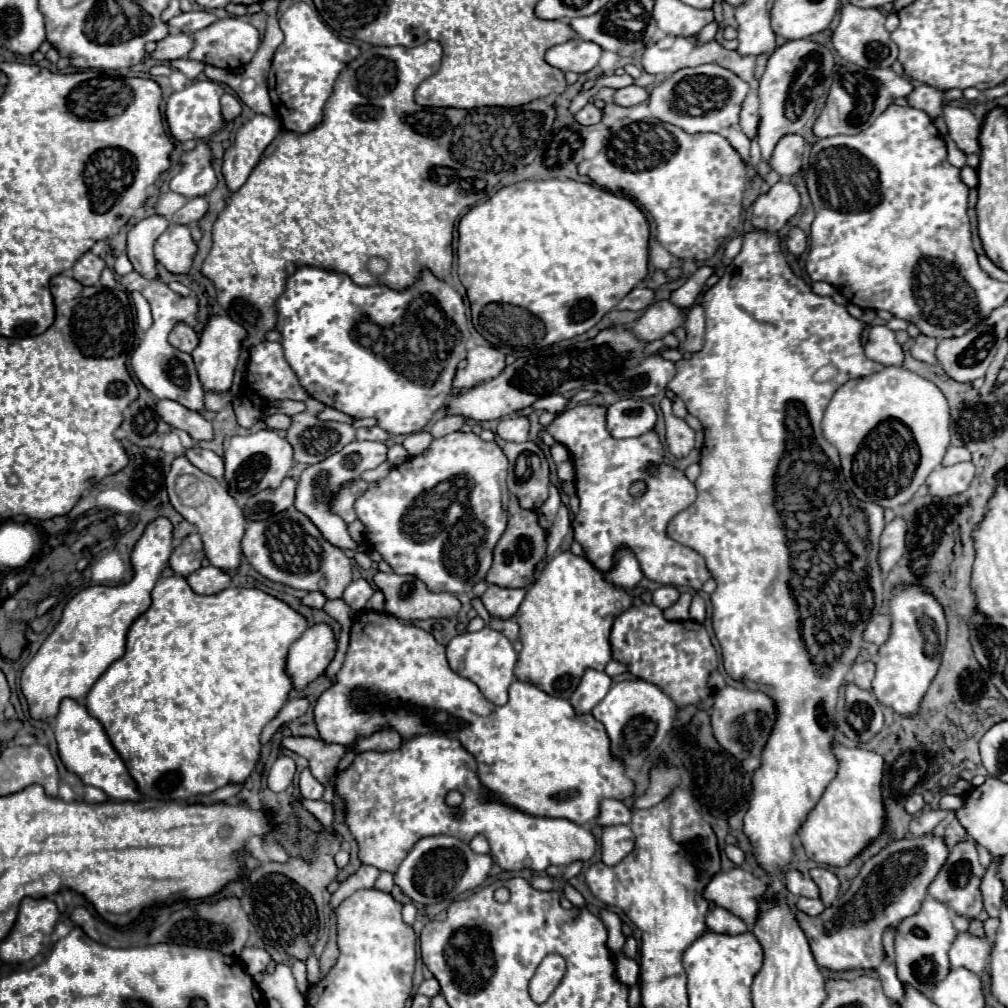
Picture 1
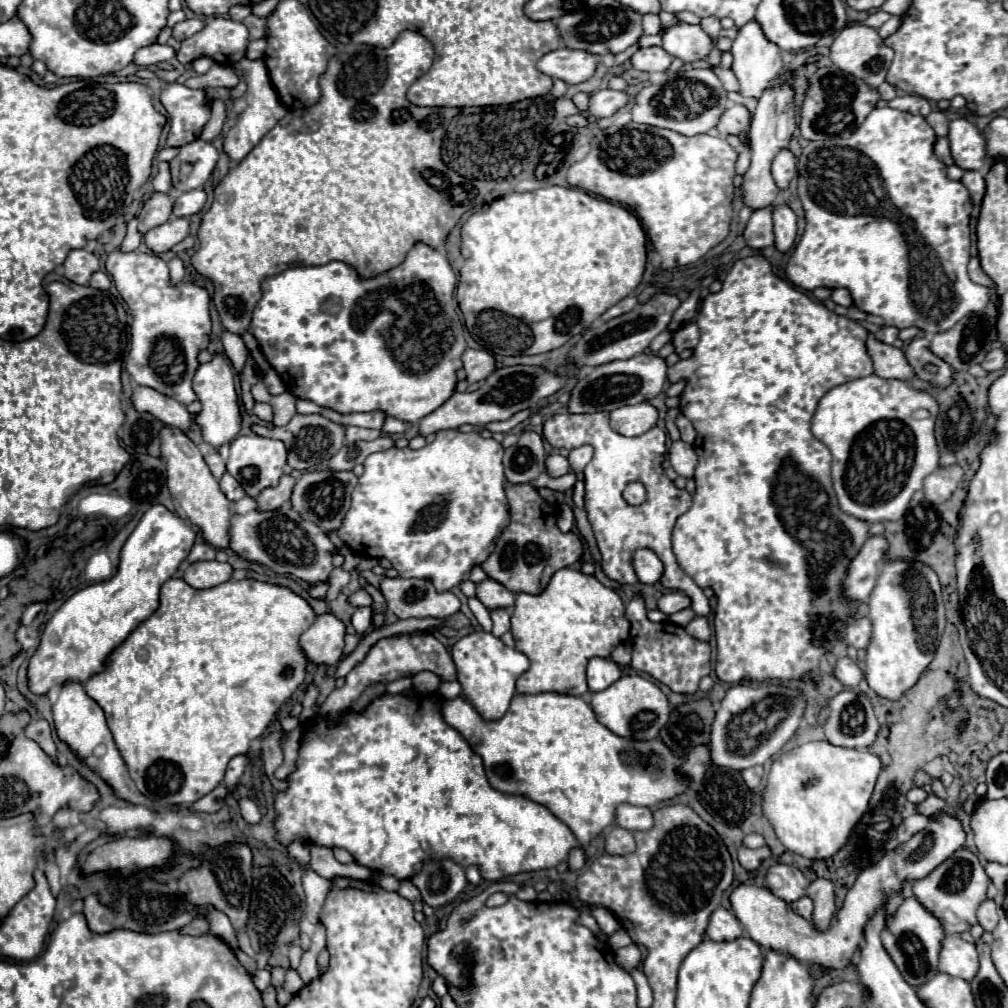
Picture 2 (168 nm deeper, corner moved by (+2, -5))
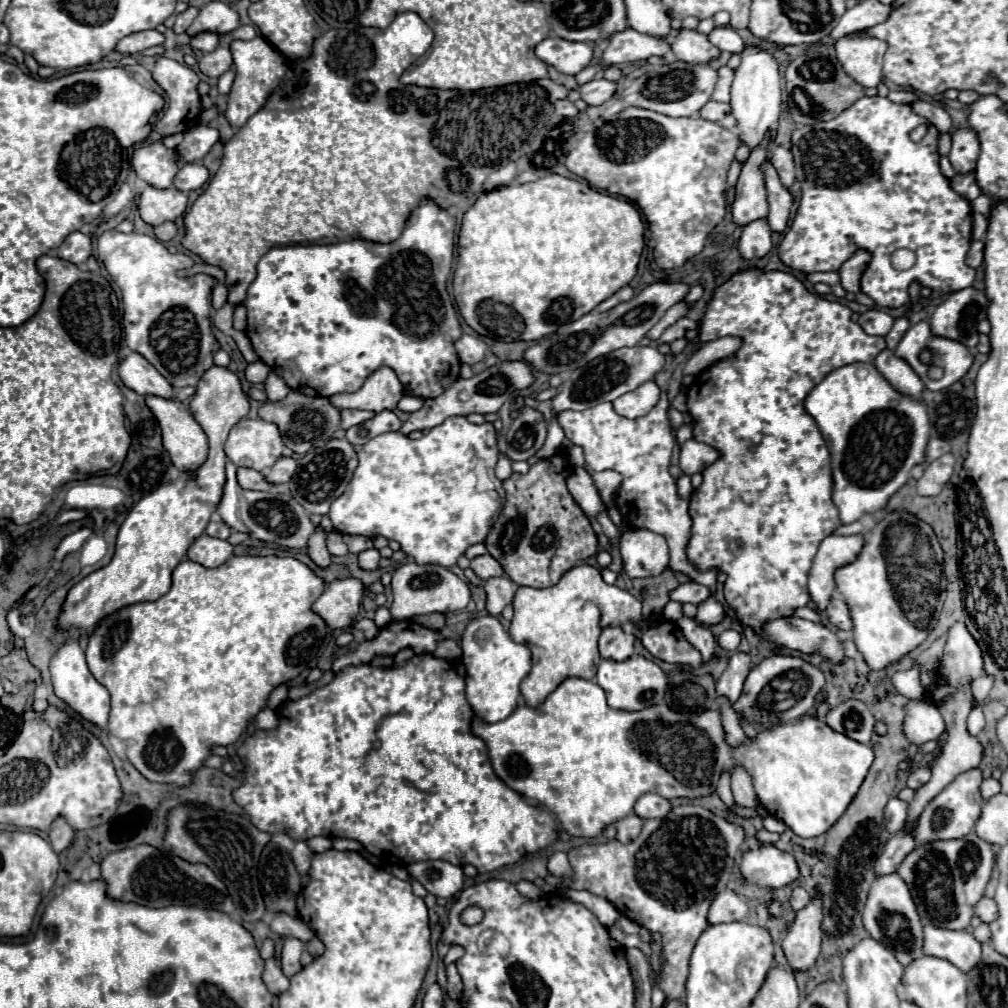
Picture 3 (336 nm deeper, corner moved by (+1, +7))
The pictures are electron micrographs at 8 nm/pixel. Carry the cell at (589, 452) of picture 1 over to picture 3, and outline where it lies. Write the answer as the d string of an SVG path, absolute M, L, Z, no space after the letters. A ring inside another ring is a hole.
M662 393L658 405L644 417L638 419L624 419L614 409L612 403L598 403L584 411L562 411L558 415L558 423L564 429L566 437L584 449L586 465L594 471L618 471L626 479L616 491L614 503L622 515L622 521L630 529L650 529L666 537L670 547L670 567L688 575L692 581L706 585L710 589L710 597L698 605L696 619L704 625L720 623L724 617L724 607L716 599L716 571L698 571L686 559L684 547L690 537L690 515L688 515L688 501L678 495L678 487L674 477L668 473L670 455L674 447L668 409L670 402L666 393Z

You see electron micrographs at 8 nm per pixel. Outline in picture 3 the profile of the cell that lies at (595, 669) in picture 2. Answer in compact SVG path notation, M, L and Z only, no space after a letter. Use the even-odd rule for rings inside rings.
M606 627L598 639L598 651L602 659L626 661L634 653L634 635L622 627Z

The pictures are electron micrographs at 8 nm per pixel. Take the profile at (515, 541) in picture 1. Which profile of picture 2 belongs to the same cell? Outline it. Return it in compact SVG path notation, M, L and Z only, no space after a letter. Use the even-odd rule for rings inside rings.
M523 483L509 485L505 493L511 511L511 523L501 533L493 553L485 559L481 567L491 579L499 581L509 591L537 595L549 585L555 571L569 567L581 559L583 543L577 533L559 531L553 507L537 493L535 487Z

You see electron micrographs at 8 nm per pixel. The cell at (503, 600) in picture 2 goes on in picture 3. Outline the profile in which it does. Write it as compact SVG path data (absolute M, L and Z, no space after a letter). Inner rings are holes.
M488 553L482 555L482 557L472 559L472 561L470 561L470 569L472 569L480 579L484 579L484 581L488 581L490 577L502 577L502 575L504 575L502 565L500 565L494 557L490 557Z

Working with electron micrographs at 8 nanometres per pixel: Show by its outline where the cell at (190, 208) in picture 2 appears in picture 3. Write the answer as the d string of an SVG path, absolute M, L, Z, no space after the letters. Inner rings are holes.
M188 163L188 165L182 165L182 169L178 171L174 179L174 187L178 191L190 193L190 191L200 189L206 181L208 181L208 169L198 163Z

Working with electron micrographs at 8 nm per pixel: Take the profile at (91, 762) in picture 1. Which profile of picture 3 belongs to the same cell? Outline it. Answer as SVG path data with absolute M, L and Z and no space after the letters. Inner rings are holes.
M72 639L70 643L62 645L60 651L52 657L50 661L50 675L52 675L52 685L54 693L82 719L98 725L100 729L106 729L108 725L108 713L110 713L110 695L104 685L100 685L92 673L88 671L86 659L84 659L84 645L80 639Z

